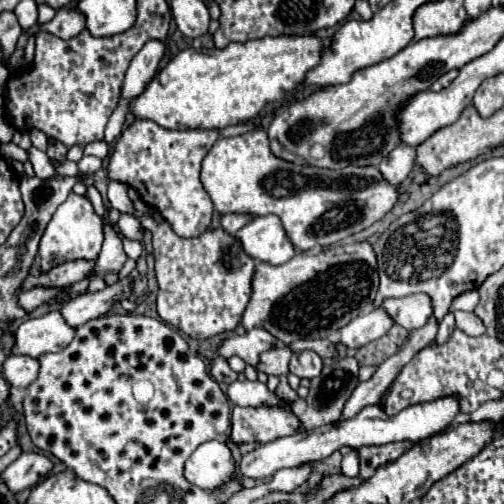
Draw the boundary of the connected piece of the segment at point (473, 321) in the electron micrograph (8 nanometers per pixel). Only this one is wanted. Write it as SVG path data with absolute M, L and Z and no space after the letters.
M457 312L455 322L457 322L457 328L461 328L469 336L479 336L485 332L483 322L473 312Z

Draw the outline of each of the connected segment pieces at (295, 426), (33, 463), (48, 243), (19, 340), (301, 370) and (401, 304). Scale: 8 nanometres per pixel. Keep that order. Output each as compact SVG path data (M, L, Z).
M235 406L231 414L231 440L235 444L245 444L245 442L265 444L275 438L291 436L297 432L301 432L301 422L293 412L285 408Z
M25 452L13 464L9 464L9 468L1 476L13 492L21 492L25 488L33 488L39 480L47 478L51 468L53 462L45 454Z
M69 194L67 200L55 210L51 222L47 224L43 238L39 242L39 264L43 270L49 270L53 264L61 264L65 260L95 260L99 256L103 244L103 226L101 218L95 214L93 204L85 196Z
M59 310L45 316L25 320L15 332L13 354L41 356L45 352L61 352L75 338L75 328L65 322Z
M303 350L303 352L295 352L289 364L289 370L299 376L299 378L315 378L321 374L323 368L323 360L311 352L311 350Z
M413 294L397 300L385 300L381 306L389 312L389 316L393 316L395 324L407 330L425 326L433 314L433 302L429 294Z

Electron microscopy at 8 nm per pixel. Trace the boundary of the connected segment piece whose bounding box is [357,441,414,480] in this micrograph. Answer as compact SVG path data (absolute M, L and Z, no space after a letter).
M400 441L381 446L363 446L363 448L359 448L357 450L359 452L359 476L363 480L369 480L381 464L397 460L413 445L414 443L411 441Z

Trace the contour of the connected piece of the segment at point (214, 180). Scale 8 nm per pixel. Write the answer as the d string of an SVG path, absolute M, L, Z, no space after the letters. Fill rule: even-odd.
M263 128L235 136L219 138L207 152L201 164L201 184L211 196L215 210L221 214L277 214L283 220L285 232L301 250L315 246L331 246L347 236L353 236L375 222L383 220L399 200L399 186L391 186L377 166L345 166L339 170L325 170L317 166L297 166L271 154L269 138Z

